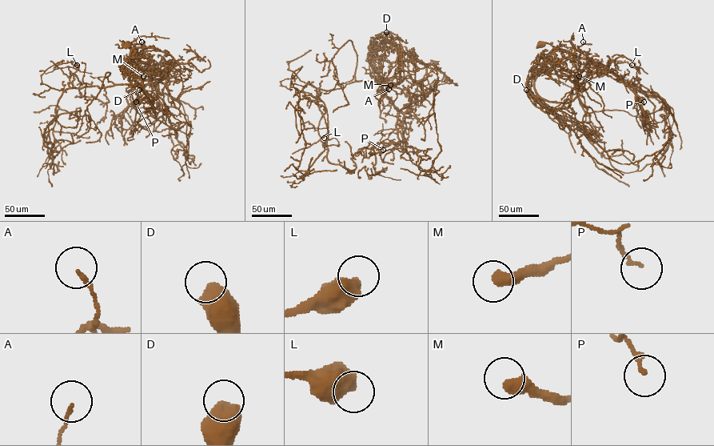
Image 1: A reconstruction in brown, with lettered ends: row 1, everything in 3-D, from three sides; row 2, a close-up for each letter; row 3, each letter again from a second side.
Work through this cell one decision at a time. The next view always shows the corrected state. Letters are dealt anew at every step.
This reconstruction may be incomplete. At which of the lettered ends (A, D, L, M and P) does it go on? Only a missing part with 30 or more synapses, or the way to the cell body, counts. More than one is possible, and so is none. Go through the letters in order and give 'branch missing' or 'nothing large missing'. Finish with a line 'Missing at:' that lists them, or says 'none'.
A: nothing large missing
D: nothing large missing
L: nothing large missing
M: branch missing
P: nothing large missing
Missing at: M

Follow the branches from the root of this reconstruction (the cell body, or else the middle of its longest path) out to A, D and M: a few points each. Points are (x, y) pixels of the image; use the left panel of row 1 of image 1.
A: (127, 45), (130, 42), (135, 45), (131, 54), (137, 58), (143, 49), (141, 42)
D: (127, 45), (135, 45), (129, 58), (137, 60), (153, 109), (147, 117), (155, 118), (139, 90)
M: (127, 45), (130, 42), (135, 45), (131, 50), (131, 62), (147, 74), (143, 76)

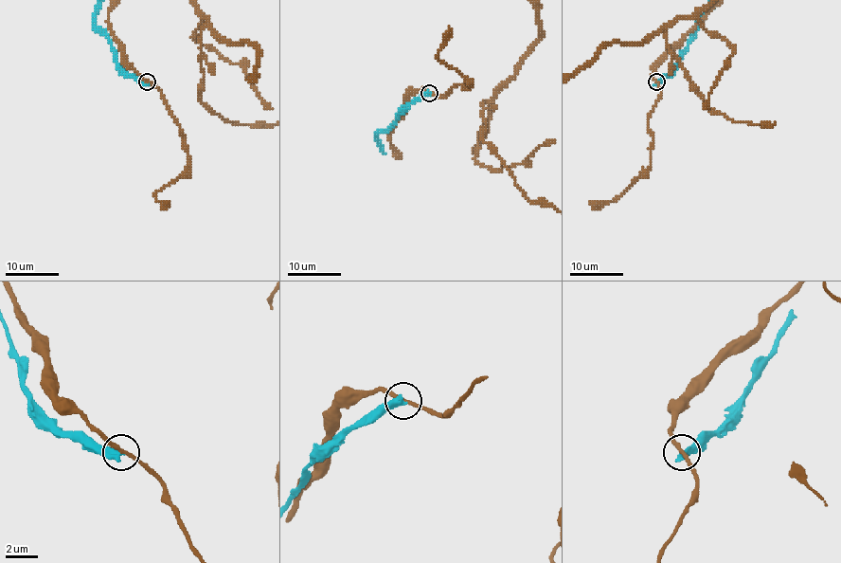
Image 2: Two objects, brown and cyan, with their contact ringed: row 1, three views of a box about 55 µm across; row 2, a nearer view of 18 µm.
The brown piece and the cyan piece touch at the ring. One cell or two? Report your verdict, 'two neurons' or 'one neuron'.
two neurons

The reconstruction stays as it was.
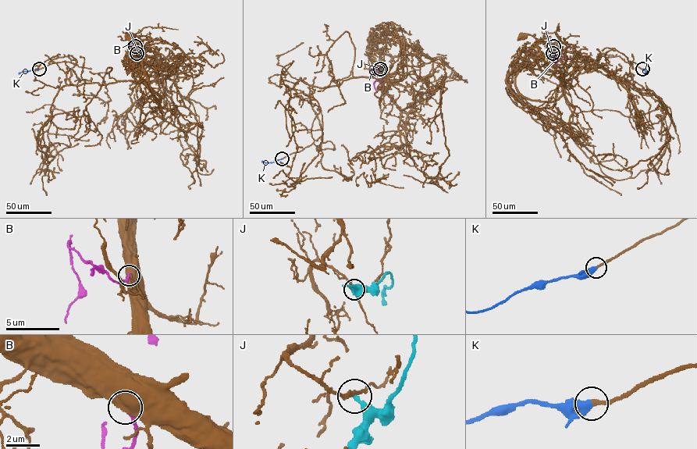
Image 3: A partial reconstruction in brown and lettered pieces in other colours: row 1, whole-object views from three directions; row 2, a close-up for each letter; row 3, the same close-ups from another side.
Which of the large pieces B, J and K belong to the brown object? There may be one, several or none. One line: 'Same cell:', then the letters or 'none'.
Same cell: K

